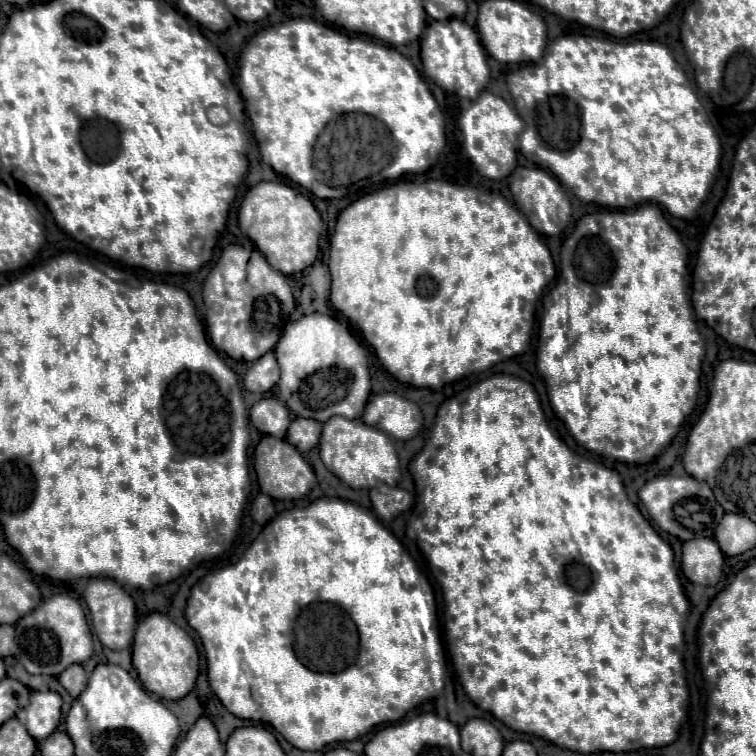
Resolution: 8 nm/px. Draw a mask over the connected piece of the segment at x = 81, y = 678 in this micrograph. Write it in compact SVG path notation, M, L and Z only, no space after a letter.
M73 664L71 668L67 668L61 676L59 676L59 682L63 684L63 688L71 694L71 698L77 698L85 686L87 686L87 674L83 670L83 666L79 664Z

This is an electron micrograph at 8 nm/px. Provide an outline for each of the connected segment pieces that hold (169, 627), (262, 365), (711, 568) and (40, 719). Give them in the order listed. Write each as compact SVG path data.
M153 612L139 622L133 642L133 666L143 686L167 700L179 700L191 692L199 674L199 654L193 638L169 616Z
M267 352L259 360L255 360L243 378L243 386L249 392L259 392L259 394L269 392L277 382L279 382L279 366L273 352Z
M693 538L683 542L681 570L693 584L715 586L723 568L723 554L715 540Z
M33 692L31 704L19 710L17 718L37 742L45 740L61 720L61 696L57 692Z

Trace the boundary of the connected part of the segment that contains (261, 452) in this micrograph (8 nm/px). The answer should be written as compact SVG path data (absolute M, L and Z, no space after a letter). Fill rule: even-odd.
M263 436L261 442L257 444L253 468L255 468L261 492L275 500L299 500L315 484L315 472L303 460L303 456L297 452L297 448L293 444L287 444L285 440L273 438L273 436Z

